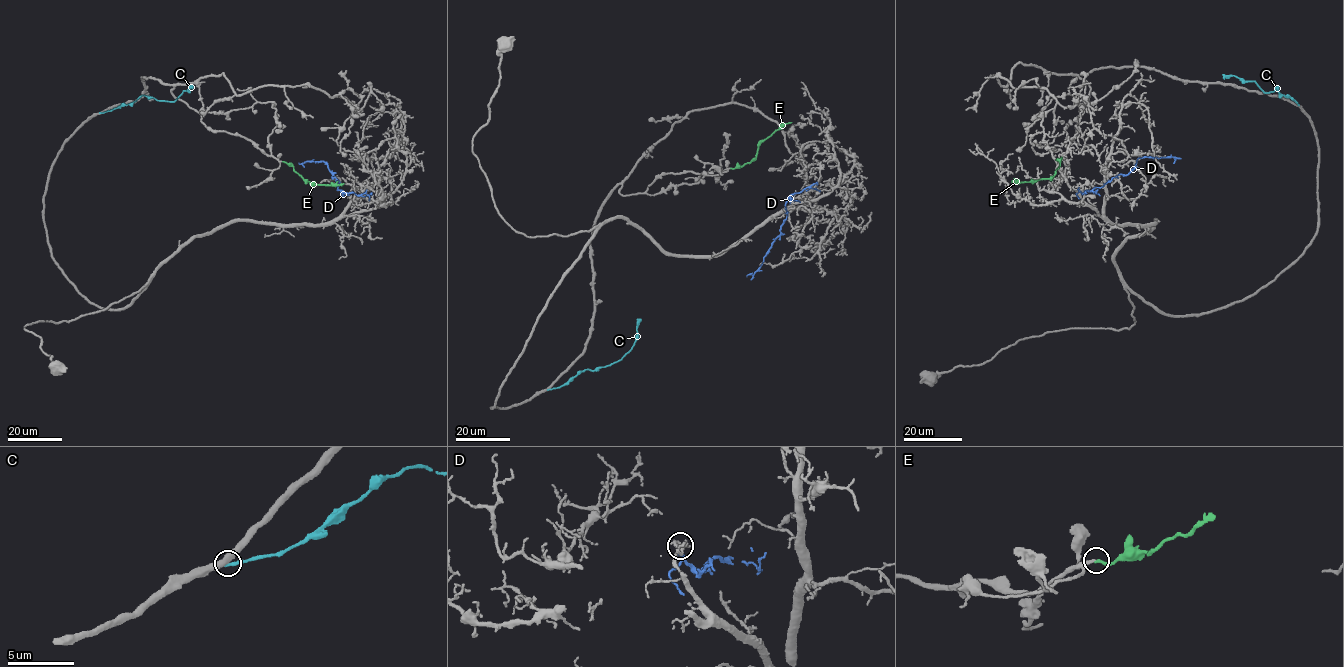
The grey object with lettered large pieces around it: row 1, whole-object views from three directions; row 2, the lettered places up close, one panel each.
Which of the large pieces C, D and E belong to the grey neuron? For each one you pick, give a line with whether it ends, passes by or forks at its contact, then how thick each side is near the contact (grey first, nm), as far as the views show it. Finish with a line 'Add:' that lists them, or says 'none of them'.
E: It ends there. Thickness 220 nm (grey) against 240 nm
Add: E

